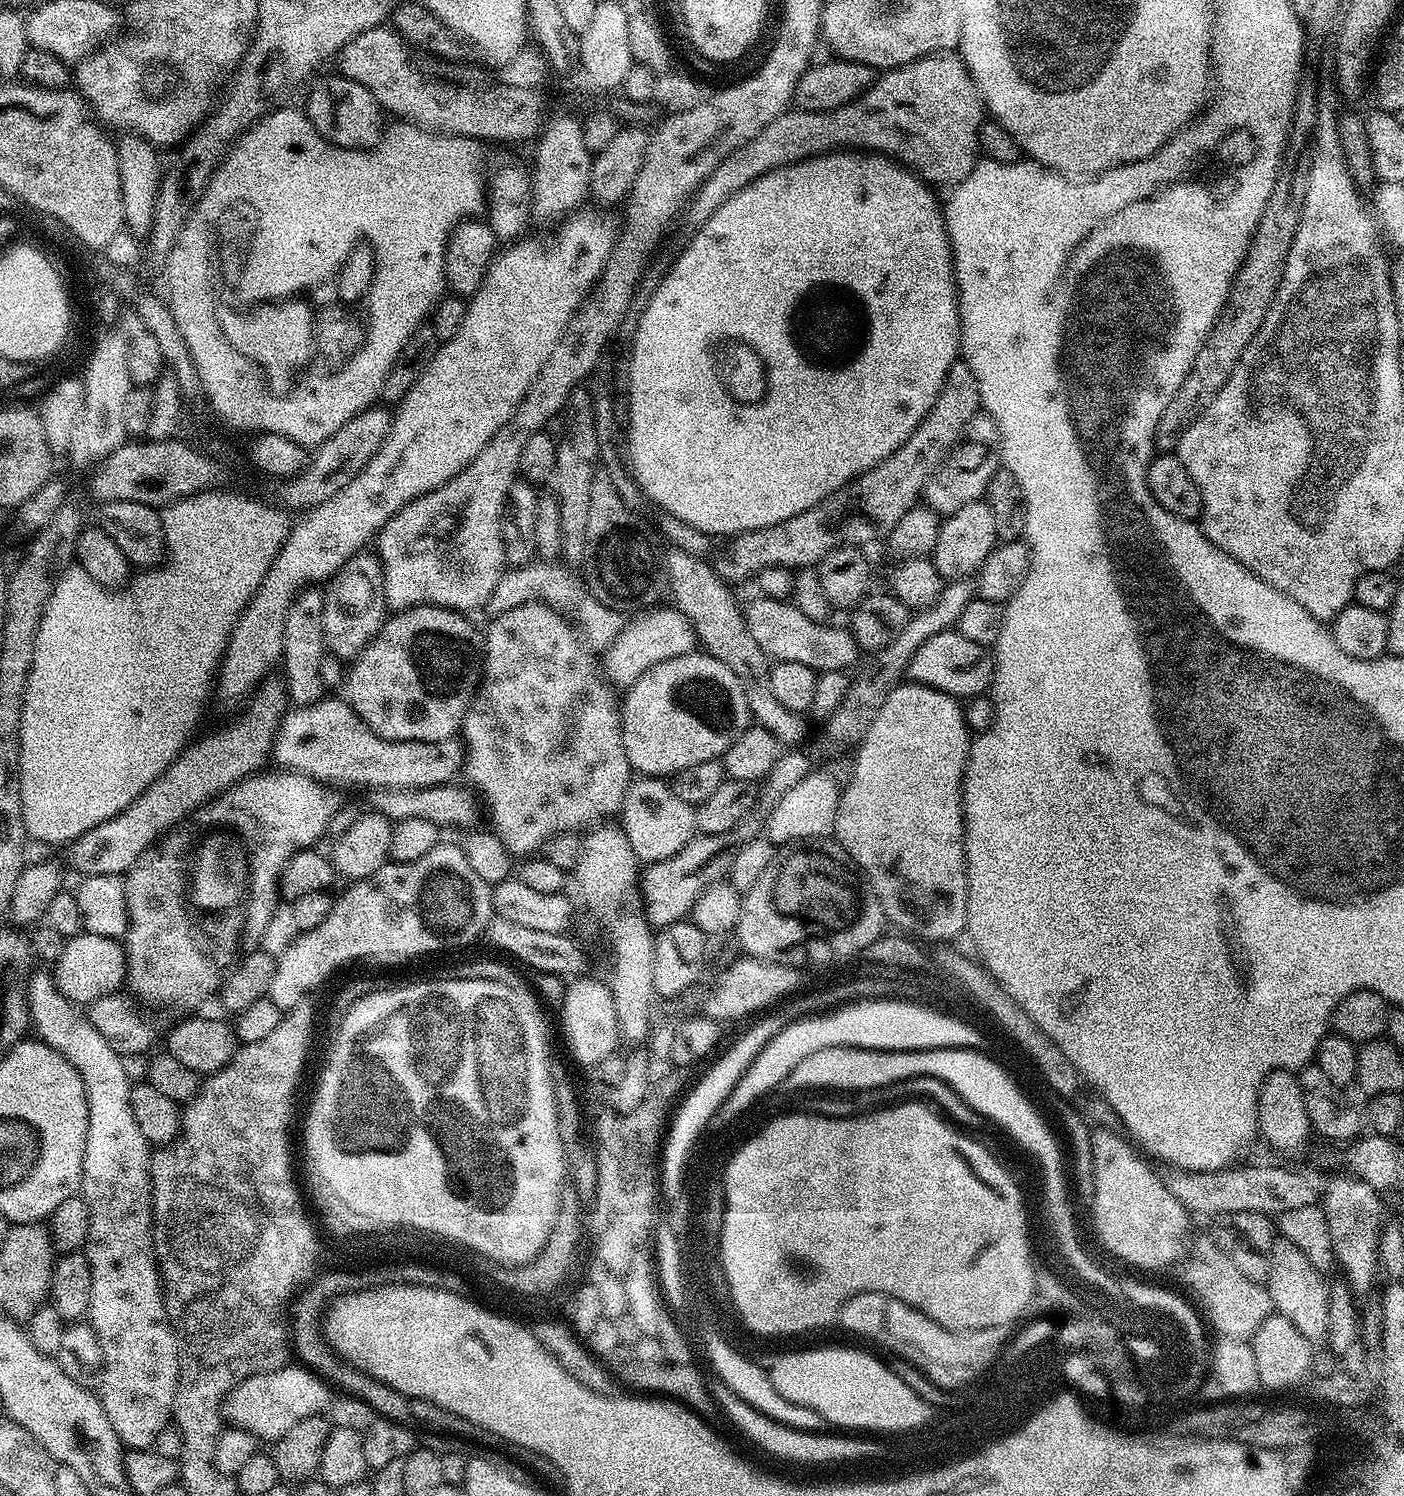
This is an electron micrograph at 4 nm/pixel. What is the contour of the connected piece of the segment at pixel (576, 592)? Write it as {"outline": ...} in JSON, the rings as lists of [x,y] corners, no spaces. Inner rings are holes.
{"outline":[[[539,558],[524,564],[522,568],[509,567],[488,599],[487,611],[490,610],[490,616],[495,618],[517,606],[540,601],[572,623],[585,649],[593,654],[603,653],[624,628],[625,617],[623,613],[604,606],[594,598],[583,577],[578,574],[575,577],[571,572],[569,567],[561,563]]]}

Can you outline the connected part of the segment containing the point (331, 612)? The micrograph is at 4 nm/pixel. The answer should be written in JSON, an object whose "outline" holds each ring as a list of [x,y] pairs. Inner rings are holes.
{"outline":[[[365,550],[351,556],[343,566],[336,571],[336,575],[327,581],[324,592],[324,609],[322,610],[322,626],[324,627],[324,642],[327,651],[339,660],[351,662],[360,655],[360,651],[380,632],[386,619],[386,605],[384,602],[384,567],[380,564],[380,557],[375,551]]]}

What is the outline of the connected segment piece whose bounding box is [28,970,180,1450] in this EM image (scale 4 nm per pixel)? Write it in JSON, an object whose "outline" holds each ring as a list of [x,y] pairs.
{"outline":[[[40,970],[28,977],[28,1014],[35,1035],[49,1044],[55,1052],[65,1056],[78,1070],[88,1103],[88,1129],[86,1130],[86,1154],[82,1158],[80,1192],[90,1210],[88,1237],[82,1249],[90,1262],[90,1302],[87,1323],[98,1334],[102,1345],[102,1378],[98,1395],[100,1405],[114,1426],[125,1449],[151,1449],[158,1434],[172,1420],[174,1394],[180,1373],[180,1342],[172,1323],[168,1321],[164,1305],[164,1288],[160,1285],[160,1266],[152,1245],[152,1175],[148,1169],[150,1145],[138,1118],[134,1118],[134,1106],[130,1106],[130,1094],[134,1083],[128,1077],[125,1057],[102,1038],[102,1034],[88,1020],[87,1015],[72,1001],[63,996],[56,985],[55,975],[48,976]]]}

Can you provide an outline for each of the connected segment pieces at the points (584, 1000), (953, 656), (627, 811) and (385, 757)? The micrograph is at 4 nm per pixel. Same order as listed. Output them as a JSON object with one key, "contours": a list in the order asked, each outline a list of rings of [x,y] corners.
{"contours":[[[[576,978],[568,984],[568,989],[566,990],[566,998],[564,999],[564,1005],[558,1009],[558,1016],[561,1016],[564,1019],[564,1036],[568,1039],[568,1044],[572,1047],[572,1056],[577,1060],[580,1064],[585,1064],[585,1066],[591,1066],[597,1064],[598,1062],[602,1062],[602,1058],[606,1058],[607,1056],[613,1055],[617,1051],[616,1044],[619,1045],[621,1043],[620,1031],[618,1030],[618,1013],[614,1010],[614,998],[612,997],[611,987],[607,983],[604,984],[600,980],[580,980],[584,978]]],[[[949,630],[922,642],[914,658],[910,658],[906,676],[914,684],[925,684],[957,698],[973,698],[983,697],[991,689],[995,673],[996,662],[989,649],[970,642],[970,638],[962,638],[959,630]]],[[[660,778],[633,779],[628,786],[624,807],[618,813],[618,820],[637,860],[641,862],[670,858],[697,835],[693,805],[682,802],[682,798],[674,794],[671,783]]],[[[321,698],[316,704],[302,704],[285,712],[276,732],[271,759],[277,760],[281,769],[301,772],[337,790],[364,788],[433,788],[439,784],[450,784],[461,775],[464,766],[464,745],[456,736],[442,742],[414,742],[413,740],[387,740],[382,738],[364,719],[352,709],[347,699],[328,700]]]]}

